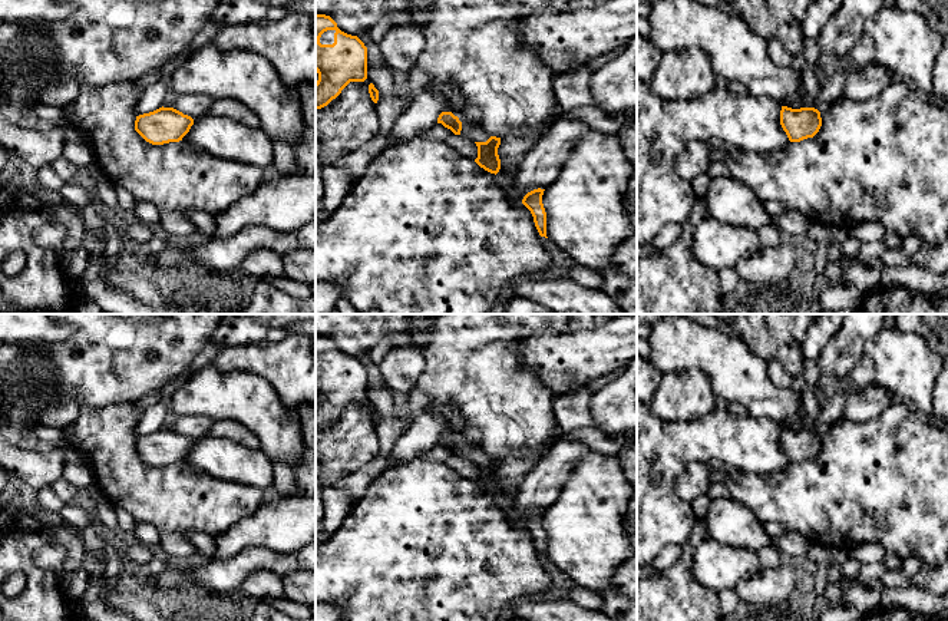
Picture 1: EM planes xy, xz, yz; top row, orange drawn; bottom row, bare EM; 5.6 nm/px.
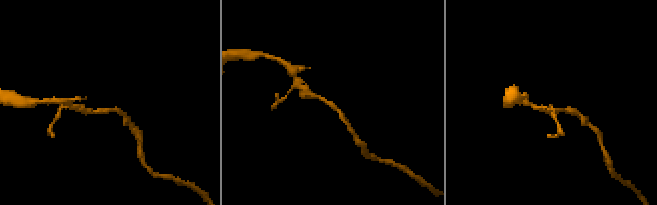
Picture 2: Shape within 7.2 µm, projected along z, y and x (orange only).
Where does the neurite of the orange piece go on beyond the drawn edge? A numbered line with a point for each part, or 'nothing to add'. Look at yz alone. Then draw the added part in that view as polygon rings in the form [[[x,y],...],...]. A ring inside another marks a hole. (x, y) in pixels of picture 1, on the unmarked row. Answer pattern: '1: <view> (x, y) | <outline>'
nothing to add

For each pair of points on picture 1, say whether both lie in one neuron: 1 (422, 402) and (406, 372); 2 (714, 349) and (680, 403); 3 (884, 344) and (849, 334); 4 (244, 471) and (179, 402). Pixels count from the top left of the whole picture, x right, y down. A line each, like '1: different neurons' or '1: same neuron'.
1: different neurons
2: different neurons
3: different neurons
4: different neurons

